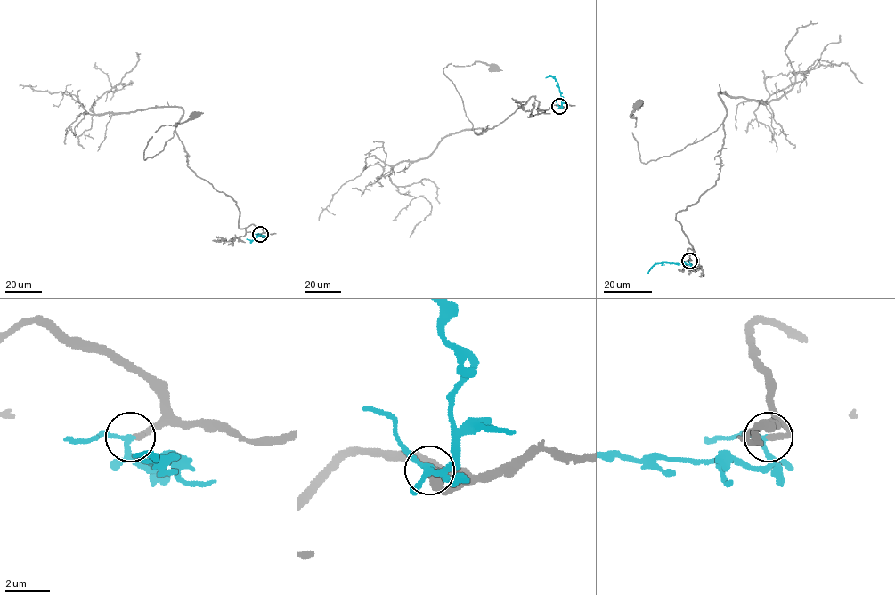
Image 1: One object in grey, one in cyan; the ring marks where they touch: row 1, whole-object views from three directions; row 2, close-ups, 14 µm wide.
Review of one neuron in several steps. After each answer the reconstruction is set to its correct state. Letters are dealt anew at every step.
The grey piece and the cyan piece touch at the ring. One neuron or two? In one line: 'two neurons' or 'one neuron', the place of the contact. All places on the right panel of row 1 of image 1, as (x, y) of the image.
one neuron | (689, 261)

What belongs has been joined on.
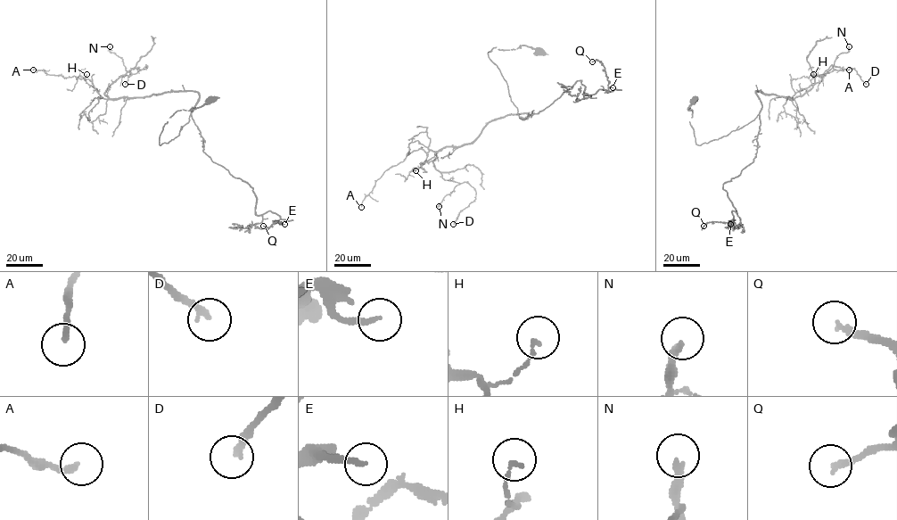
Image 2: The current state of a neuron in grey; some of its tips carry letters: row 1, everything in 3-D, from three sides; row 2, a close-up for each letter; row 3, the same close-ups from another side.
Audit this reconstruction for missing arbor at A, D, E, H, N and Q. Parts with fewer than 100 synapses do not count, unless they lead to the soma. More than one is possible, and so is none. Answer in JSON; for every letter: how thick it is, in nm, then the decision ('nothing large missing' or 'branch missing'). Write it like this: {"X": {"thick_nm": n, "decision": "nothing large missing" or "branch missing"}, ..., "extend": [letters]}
{"A": {"thick_nm": 200, "decision": "nothing large missing"}, "D": {"thick_nm": 240, "decision": "nothing large missing"}, "E": {"thick_nm": 170, "decision": "branch missing"}, "H": {"thick_nm": 130, "decision": "nothing large missing"}, "N": {"thick_nm": 240, "decision": "nothing large missing"}, "Q": {"thick_nm": 220, "decision": "branch missing"}, "extend": ["E", "Q"]}

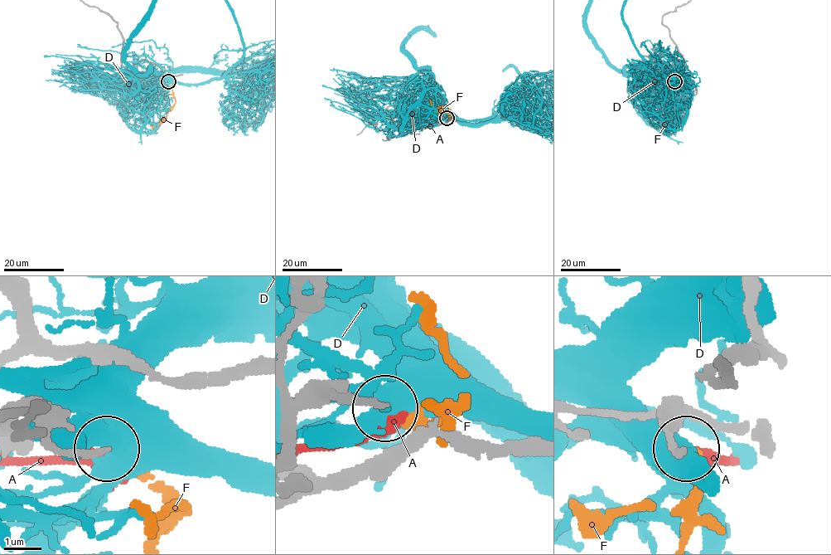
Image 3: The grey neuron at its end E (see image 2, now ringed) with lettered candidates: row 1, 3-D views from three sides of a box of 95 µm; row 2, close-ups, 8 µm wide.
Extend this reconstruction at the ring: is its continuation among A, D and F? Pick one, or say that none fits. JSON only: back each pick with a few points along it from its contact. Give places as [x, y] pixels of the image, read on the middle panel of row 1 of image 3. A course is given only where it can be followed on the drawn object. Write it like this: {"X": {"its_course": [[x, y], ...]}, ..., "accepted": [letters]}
{"F": {"its_course": [[446, 117], [451, 118], [453, 114], [434, 107], [430, 99]]}, "accepted": ["F"]}

